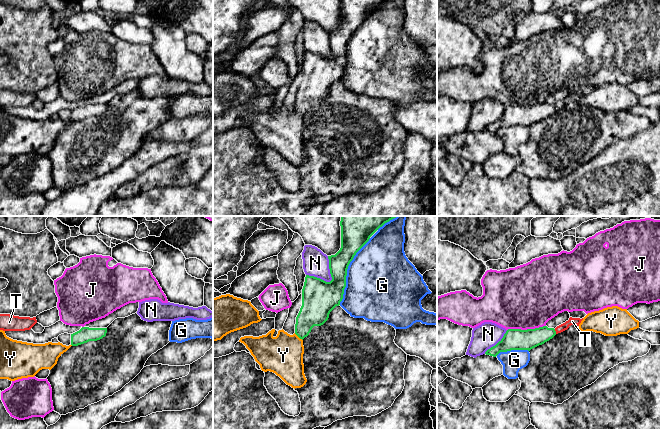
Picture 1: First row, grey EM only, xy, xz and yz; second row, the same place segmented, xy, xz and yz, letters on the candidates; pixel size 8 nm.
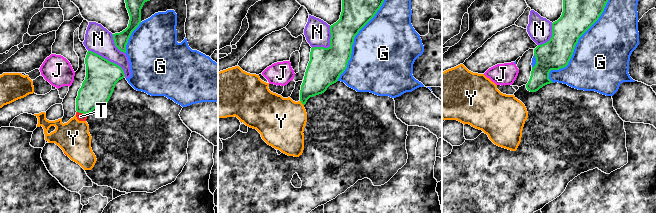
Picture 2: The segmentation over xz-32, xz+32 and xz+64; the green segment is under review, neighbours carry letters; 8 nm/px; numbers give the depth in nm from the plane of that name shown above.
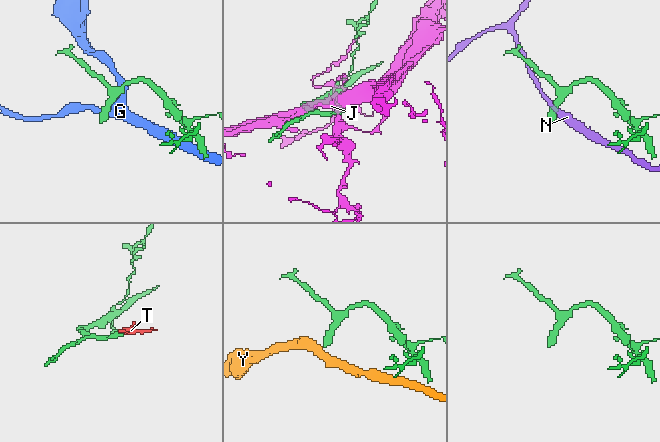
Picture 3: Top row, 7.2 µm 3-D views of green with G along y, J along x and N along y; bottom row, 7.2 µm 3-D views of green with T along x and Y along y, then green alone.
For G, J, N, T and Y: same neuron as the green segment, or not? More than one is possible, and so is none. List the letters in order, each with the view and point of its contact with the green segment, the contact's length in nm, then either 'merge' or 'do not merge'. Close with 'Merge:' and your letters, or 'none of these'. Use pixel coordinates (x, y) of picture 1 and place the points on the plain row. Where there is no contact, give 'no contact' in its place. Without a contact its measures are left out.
G: meets green in xz at (346, 47); contact 600 nm long; do not merge
J: meets green in yz at (527, 105); contact 320 nm long; do not merge
N: meets green in xz at (331, 56); contact 240 nm long; do not merge
T: meets green in yz at (555, 107); contact 40 nm long; merge
Y: meets green in xz at (298, 112); contact 90 nm long; do not merge
Merge: T

